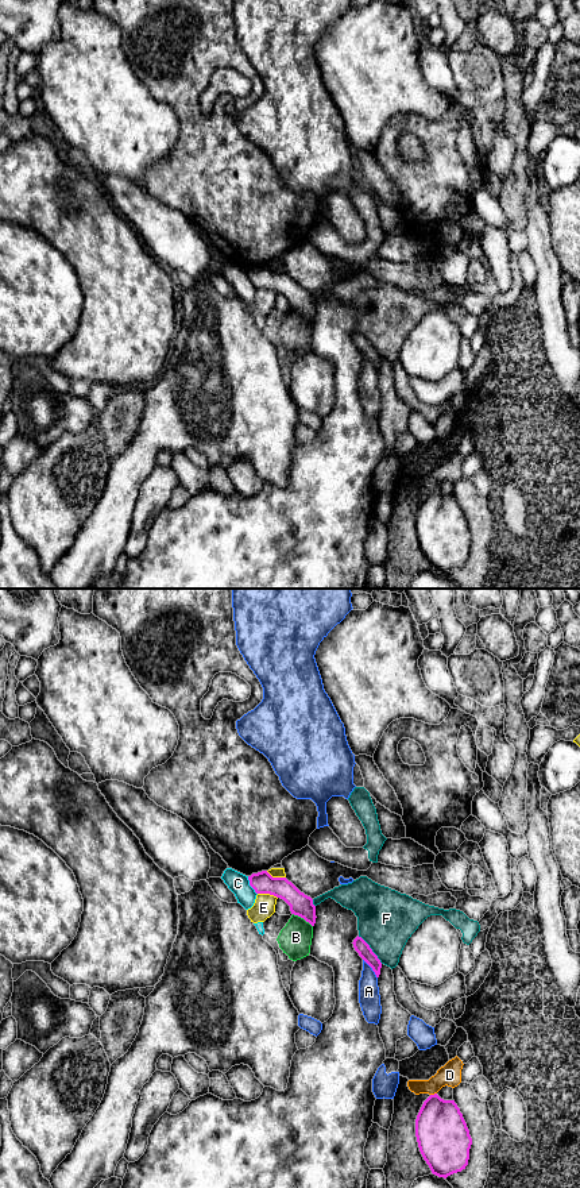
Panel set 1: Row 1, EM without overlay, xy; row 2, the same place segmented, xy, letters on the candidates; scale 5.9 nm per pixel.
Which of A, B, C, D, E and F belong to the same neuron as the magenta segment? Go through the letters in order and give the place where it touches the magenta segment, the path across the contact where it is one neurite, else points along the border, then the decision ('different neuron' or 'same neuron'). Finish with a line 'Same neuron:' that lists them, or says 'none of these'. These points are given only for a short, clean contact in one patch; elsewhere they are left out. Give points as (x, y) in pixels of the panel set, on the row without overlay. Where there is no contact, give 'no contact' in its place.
A: xy (371, 362) | different neuron
B: xy (302, 312) | different neuron
C: xy (250, 280) | different neuron
D: xy (434, 489) | different neuron
E: xy (267, 288) | different neuron
F: xy (371, 344) | different neuron
Same neuron: none of these

